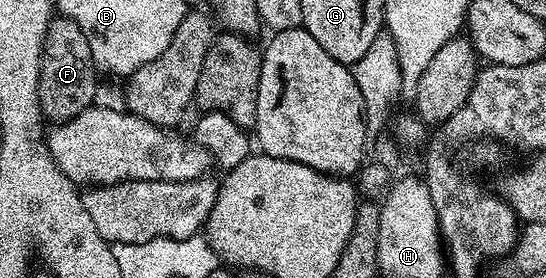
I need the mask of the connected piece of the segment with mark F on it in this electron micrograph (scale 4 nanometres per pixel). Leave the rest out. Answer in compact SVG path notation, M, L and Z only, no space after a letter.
M64 17L54 18L49 24L49 32L45 38L45 54L41 60L41 80L39 81L39 97L41 113L52 124L65 123L75 118L87 108L94 106L93 94L97 91L98 68L91 57L91 45L87 45L87 37L75 21Z

